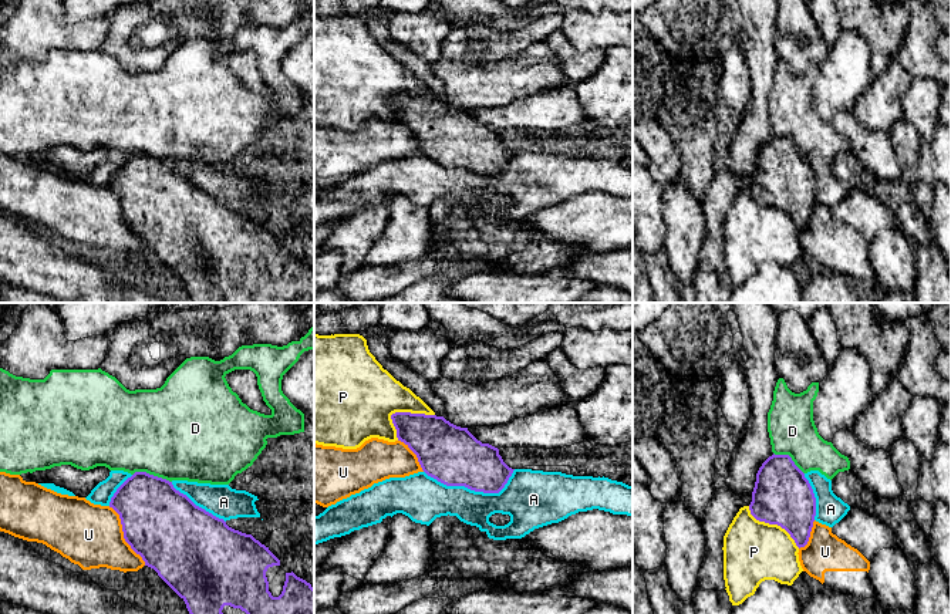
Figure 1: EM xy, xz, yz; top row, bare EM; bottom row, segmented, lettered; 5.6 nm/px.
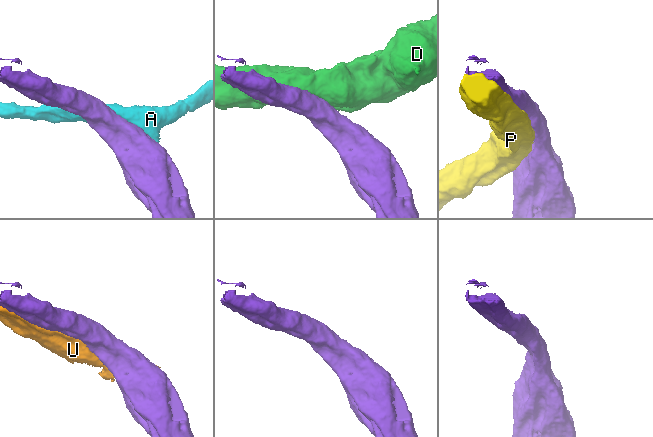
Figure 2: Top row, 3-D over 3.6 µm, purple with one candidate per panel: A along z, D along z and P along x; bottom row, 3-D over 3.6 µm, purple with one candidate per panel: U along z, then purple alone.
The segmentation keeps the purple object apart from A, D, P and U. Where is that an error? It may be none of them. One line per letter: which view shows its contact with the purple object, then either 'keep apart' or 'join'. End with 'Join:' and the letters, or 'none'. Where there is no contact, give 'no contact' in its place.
A: xz | keep apart
D: xy | keep apart
P: xz | keep apart
U: xy | keep apart
Join: none

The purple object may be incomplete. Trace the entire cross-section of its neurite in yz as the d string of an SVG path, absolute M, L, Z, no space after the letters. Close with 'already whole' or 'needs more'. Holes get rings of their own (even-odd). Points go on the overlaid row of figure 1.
M789 455L769 456L756 473L751 515L785 529L796 546L805 547L816 516L816 497L805 473Z; already whole

